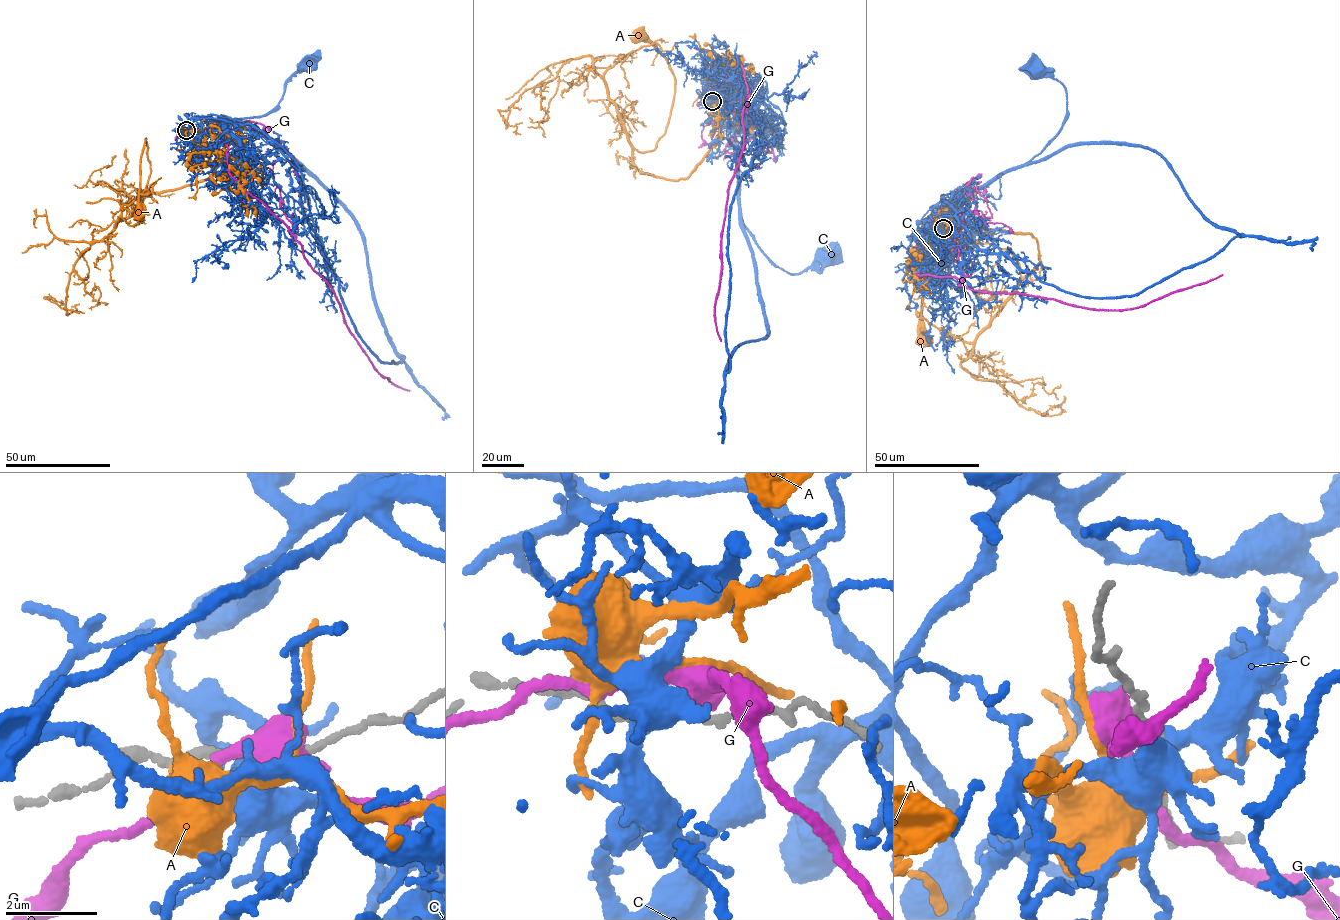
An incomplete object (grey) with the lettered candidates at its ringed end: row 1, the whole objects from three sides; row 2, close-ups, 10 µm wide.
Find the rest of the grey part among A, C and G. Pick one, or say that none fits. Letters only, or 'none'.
C

